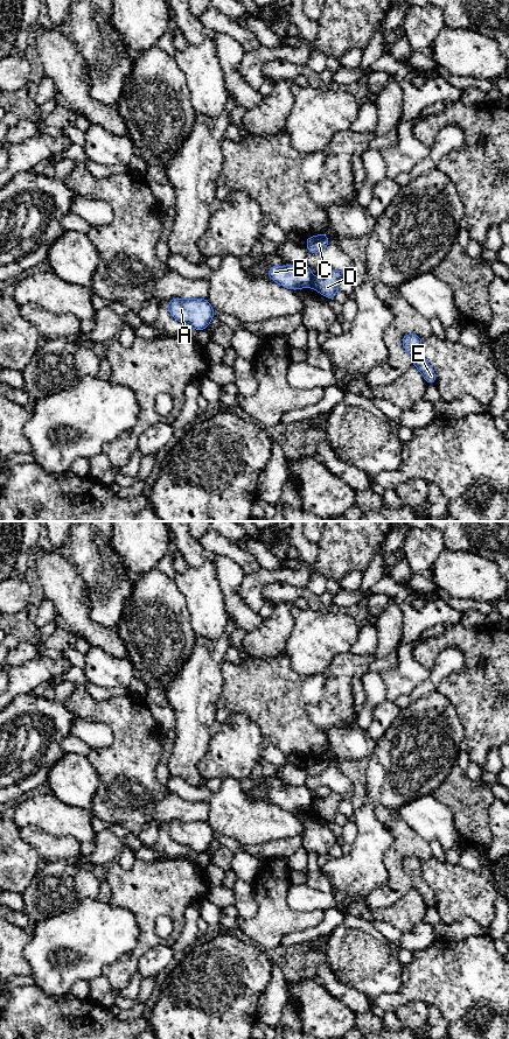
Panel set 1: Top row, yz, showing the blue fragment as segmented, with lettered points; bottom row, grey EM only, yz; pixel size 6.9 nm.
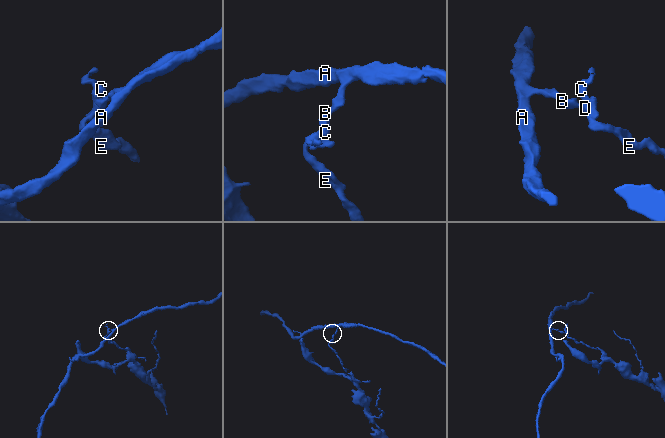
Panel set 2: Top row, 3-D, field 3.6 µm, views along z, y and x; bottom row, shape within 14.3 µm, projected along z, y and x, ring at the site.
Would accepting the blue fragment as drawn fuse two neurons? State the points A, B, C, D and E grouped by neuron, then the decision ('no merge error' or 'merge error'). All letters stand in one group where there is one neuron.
A B / C D E; merge error

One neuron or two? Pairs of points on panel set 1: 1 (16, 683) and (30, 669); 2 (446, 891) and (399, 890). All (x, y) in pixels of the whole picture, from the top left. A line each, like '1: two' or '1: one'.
1: one
2: two

